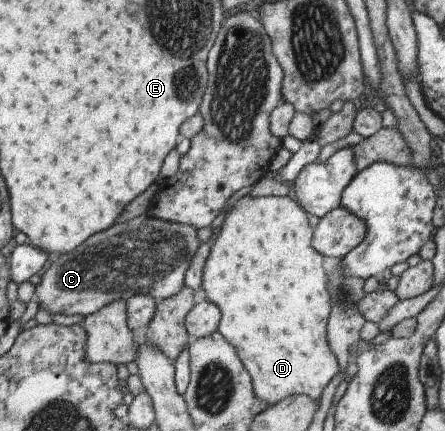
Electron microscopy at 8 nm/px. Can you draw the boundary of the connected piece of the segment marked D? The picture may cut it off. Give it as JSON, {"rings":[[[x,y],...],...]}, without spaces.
{"rings":[[[243,195],[224,215],[223,222],[217,229],[217,236],[212,238],[209,253],[203,264],[200,288],[203,289],[205,299],[212,302],[220,310],[217,332],[233,348],[235,354],[240,358],[243,368],[250,374],[254,395],[264,400],[268,406],[294,394],[306,394],[317,401],[323,387],[338,372],[337,359],[327,348],[327,342],[325,342],[325,322],[327,322],[330,311],[330,302],[326,289],[327,278],[325,277],[325,270],[323,270],[323,255],[311,246],[311,239],[312,228],[307,223],[306,212],[291,198],[273,195],[266,197]]]}

